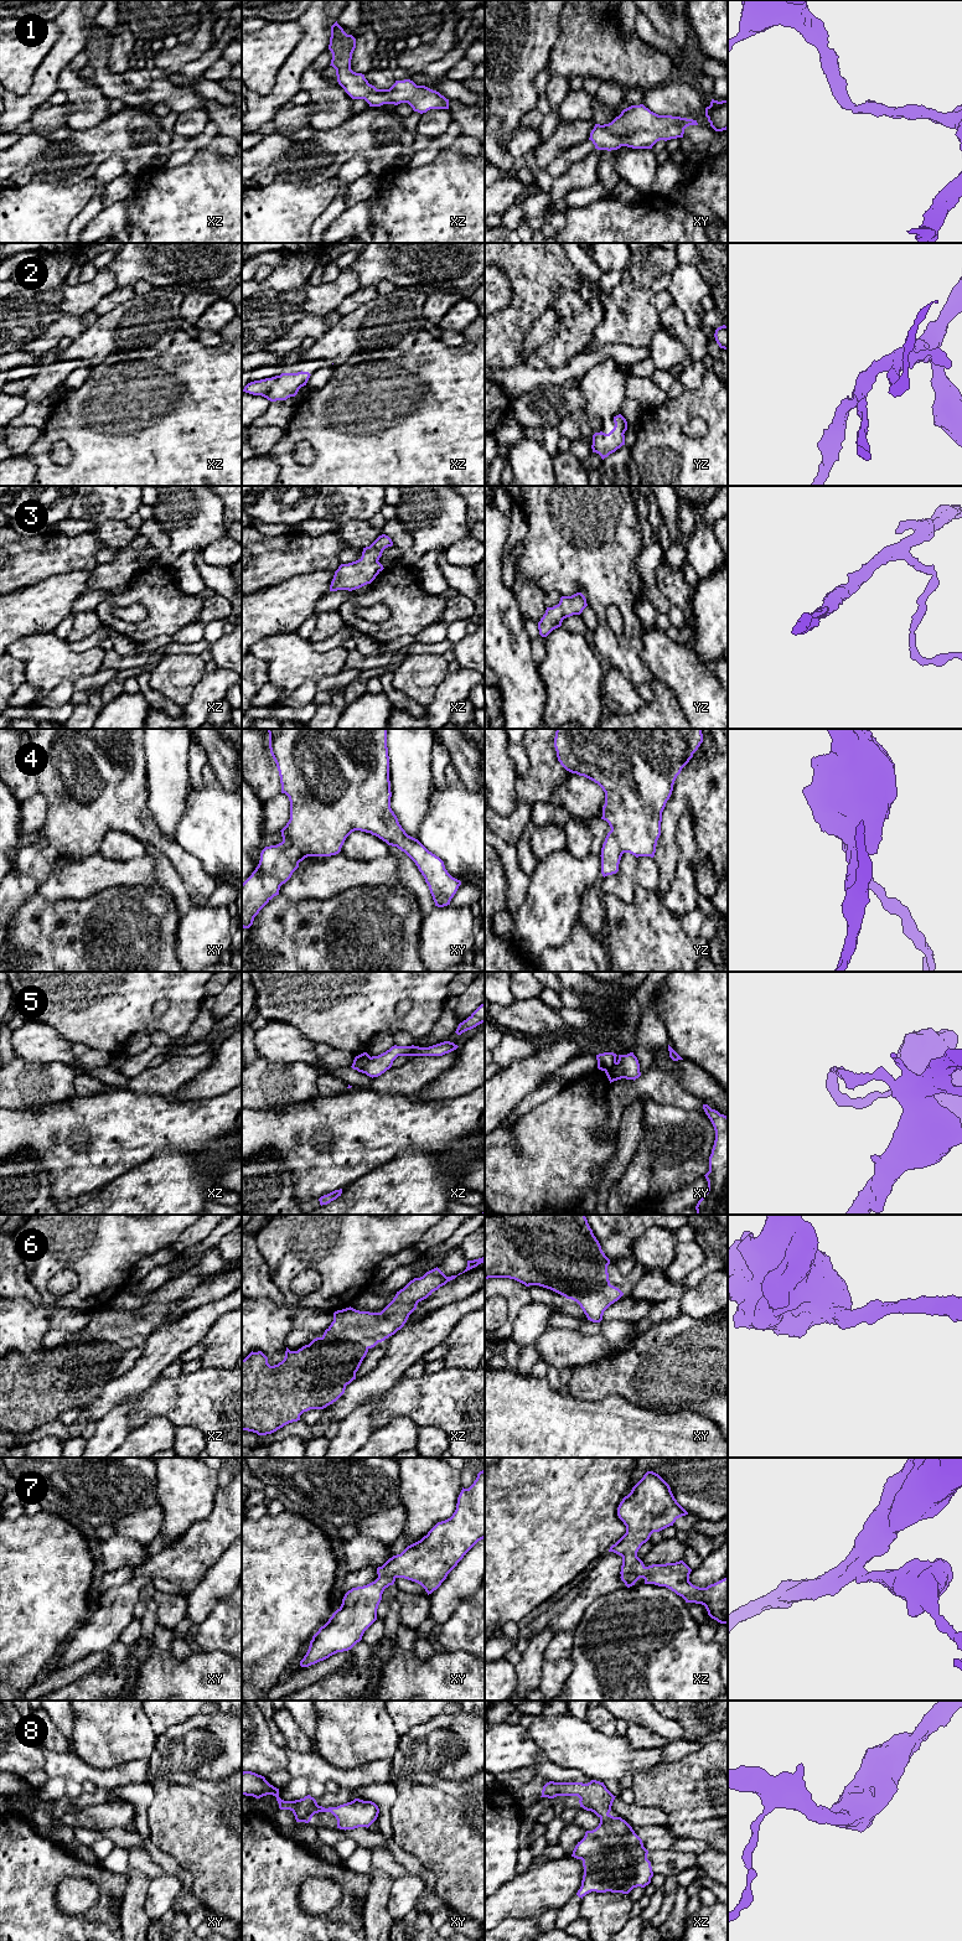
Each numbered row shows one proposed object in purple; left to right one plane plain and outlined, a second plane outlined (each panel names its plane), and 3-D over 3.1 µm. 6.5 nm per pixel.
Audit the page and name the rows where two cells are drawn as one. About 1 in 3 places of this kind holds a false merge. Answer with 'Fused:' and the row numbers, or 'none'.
Fused: 5

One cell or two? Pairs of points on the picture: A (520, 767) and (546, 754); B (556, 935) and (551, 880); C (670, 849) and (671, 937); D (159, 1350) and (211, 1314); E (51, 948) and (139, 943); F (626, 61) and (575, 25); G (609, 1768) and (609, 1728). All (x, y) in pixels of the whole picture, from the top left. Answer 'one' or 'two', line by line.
A: two
B: one
C: two
D: one
E: one
F: one
G: two

